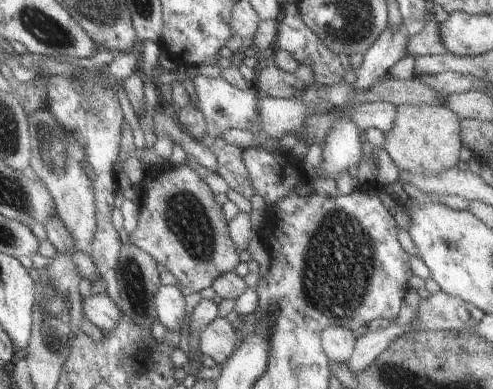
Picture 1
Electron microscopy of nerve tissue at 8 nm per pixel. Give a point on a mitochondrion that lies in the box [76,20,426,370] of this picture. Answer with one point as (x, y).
(338, 270)

